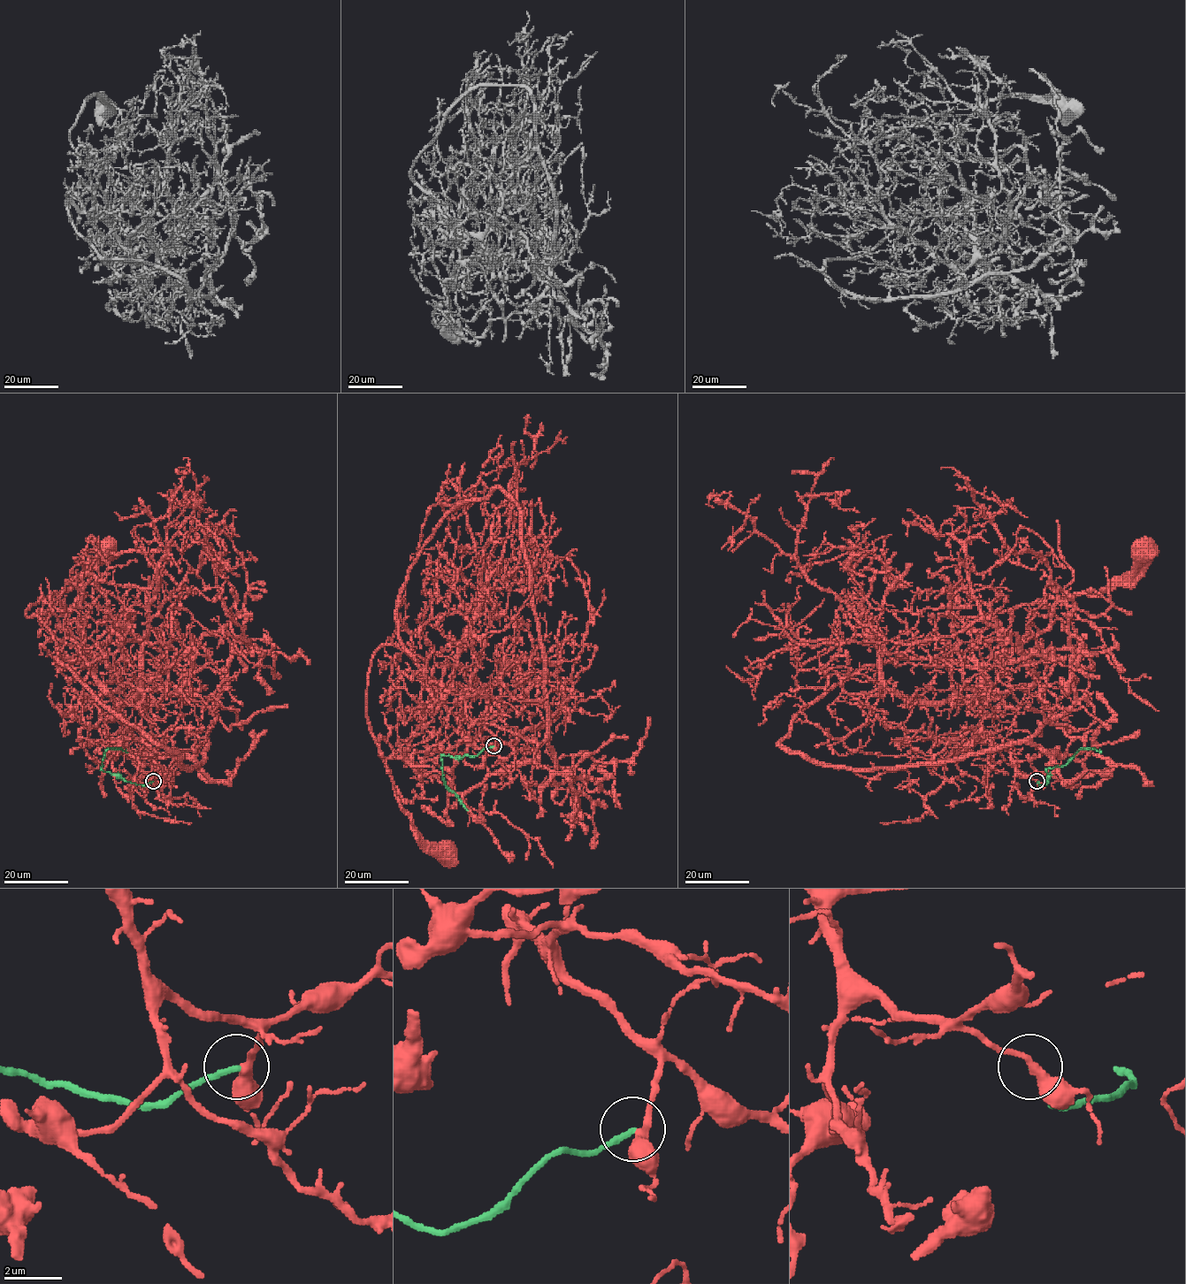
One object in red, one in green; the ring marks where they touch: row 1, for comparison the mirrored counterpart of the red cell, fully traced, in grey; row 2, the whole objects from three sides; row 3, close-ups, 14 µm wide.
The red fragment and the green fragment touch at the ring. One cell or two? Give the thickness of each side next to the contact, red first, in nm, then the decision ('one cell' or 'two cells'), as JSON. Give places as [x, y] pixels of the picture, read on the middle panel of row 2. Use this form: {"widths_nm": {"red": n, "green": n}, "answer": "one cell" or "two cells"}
{"widths_nm": {"red": 360, "green": 200}, "answer": "two cells"}

